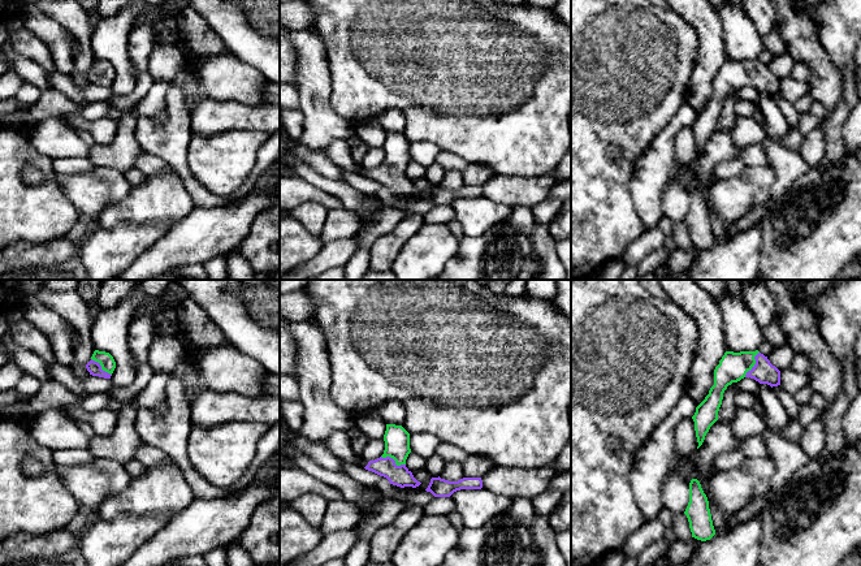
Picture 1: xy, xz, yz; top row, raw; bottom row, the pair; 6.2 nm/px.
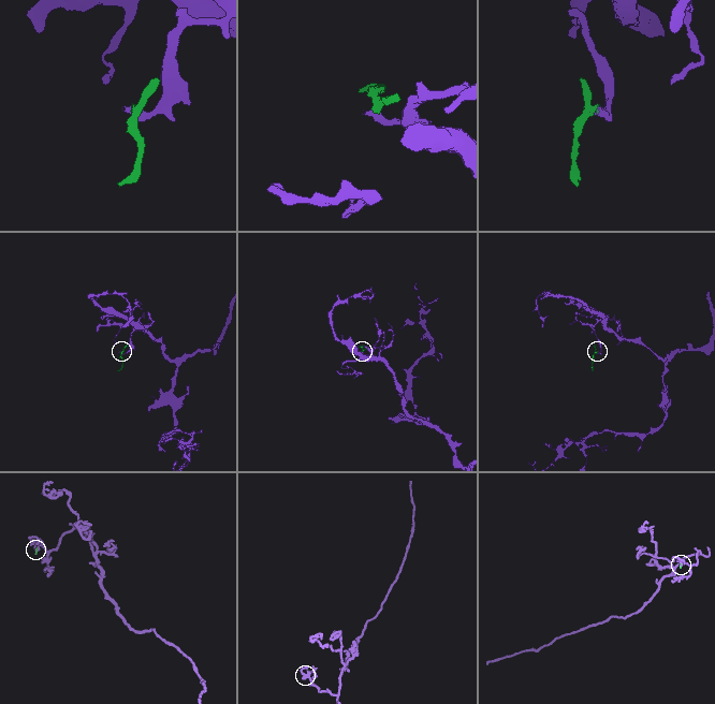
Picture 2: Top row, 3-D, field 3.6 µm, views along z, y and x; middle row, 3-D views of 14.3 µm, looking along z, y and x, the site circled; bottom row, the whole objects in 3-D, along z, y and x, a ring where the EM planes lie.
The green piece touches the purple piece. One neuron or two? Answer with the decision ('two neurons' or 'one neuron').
one neuron

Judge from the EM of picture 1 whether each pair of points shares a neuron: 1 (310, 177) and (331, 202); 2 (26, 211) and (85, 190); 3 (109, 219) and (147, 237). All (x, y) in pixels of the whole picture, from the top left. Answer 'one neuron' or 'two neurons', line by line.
1: two neurons
2: two neurons
3: two neurons

